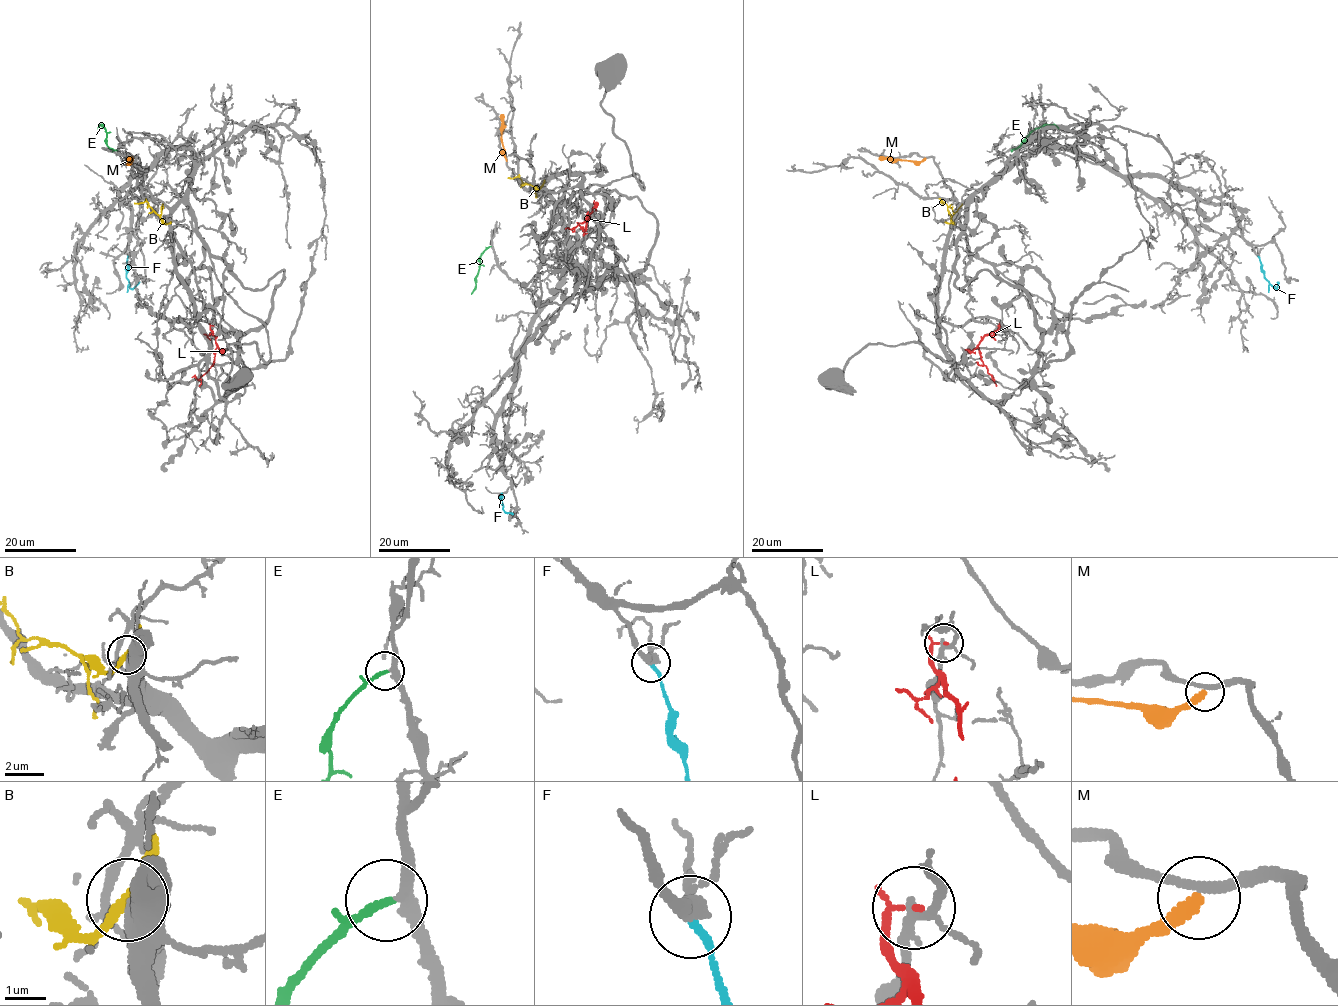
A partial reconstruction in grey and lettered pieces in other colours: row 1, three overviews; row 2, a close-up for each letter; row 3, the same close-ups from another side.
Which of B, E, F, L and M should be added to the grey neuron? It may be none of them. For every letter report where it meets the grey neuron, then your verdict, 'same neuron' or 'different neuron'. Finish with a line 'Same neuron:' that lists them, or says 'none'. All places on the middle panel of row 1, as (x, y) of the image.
B: (542, 186) | different neuron
E: (490, 246) | same neuron
F: (501, 493) | different neuron
L: (586, 233) | different neuron
M: (506, 161) | different neuron
Same neuron: E

